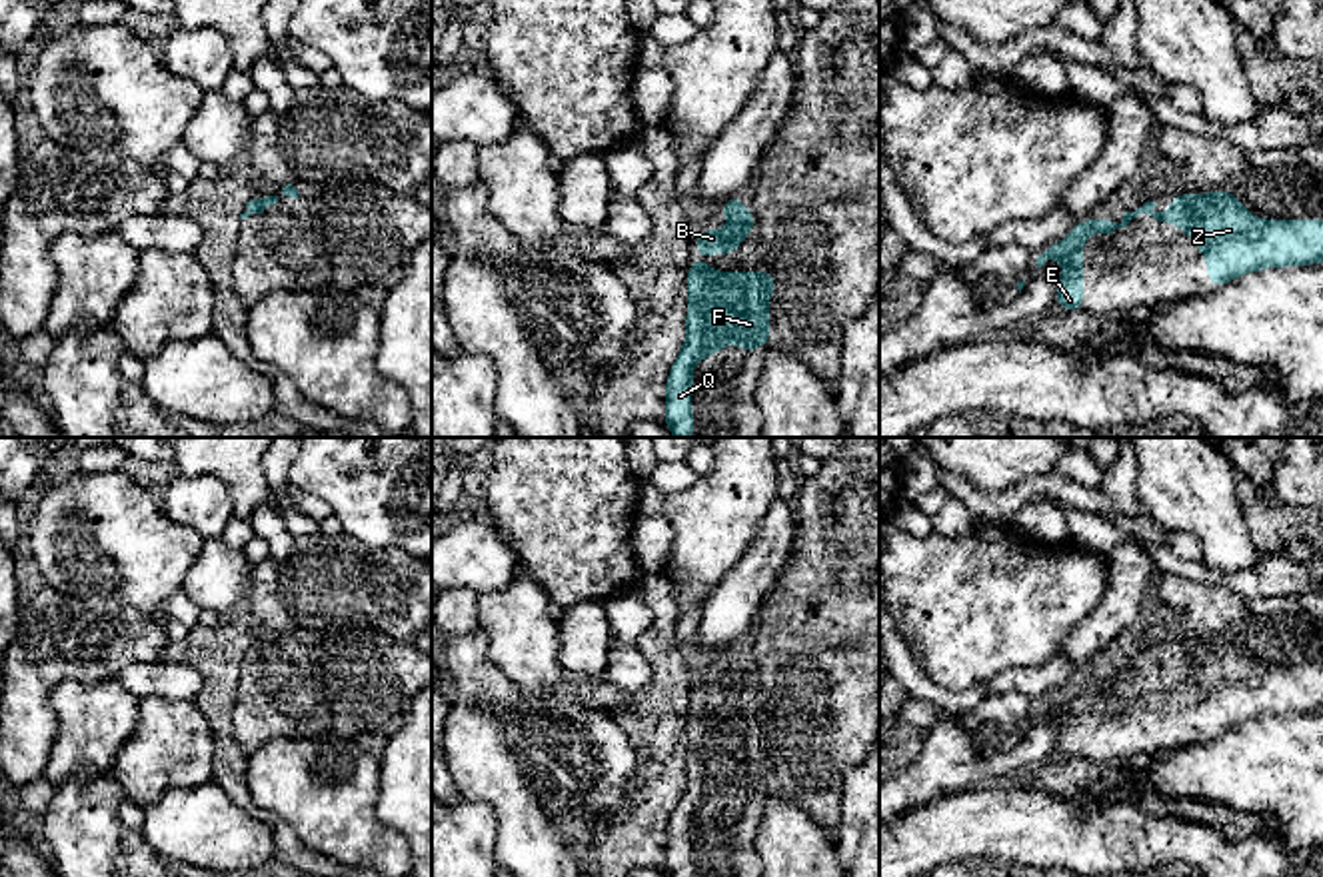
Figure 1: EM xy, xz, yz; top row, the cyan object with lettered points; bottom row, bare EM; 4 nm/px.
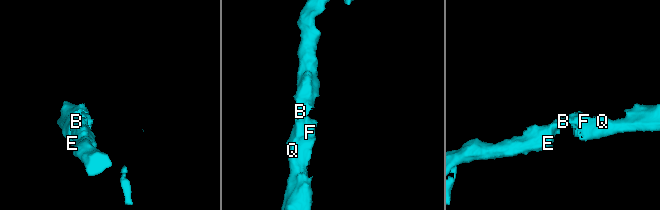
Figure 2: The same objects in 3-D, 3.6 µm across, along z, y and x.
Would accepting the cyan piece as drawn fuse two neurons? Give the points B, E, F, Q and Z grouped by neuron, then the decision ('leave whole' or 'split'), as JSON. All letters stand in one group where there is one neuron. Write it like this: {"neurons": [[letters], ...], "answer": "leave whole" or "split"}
{"neurons": [["B", "E", "F", "Q", "Z"]], "answer": "leave whole"}

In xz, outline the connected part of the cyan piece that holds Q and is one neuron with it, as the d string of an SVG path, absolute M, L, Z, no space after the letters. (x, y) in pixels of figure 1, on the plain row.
M697 707L687 709L687 763L685 791L677 807L669 815L665 829L663 869L669 877L693 877L693 809L705 809L713 799L729 791L739 791L751 803L755 793L769 795L769 743L777 733L777 725L763 719L713 719Z

